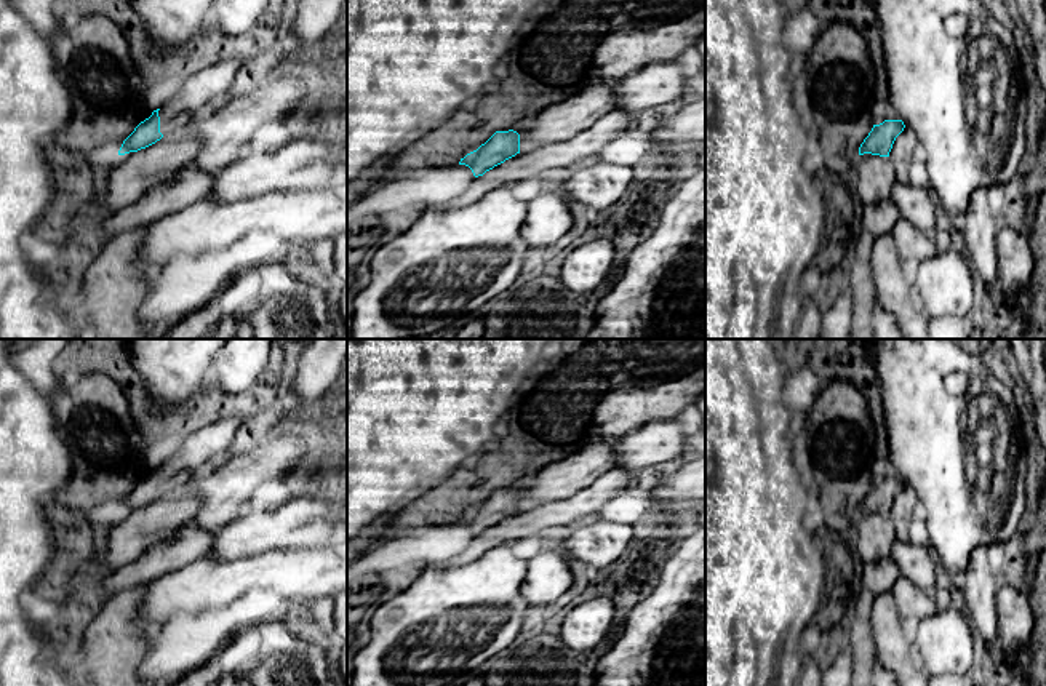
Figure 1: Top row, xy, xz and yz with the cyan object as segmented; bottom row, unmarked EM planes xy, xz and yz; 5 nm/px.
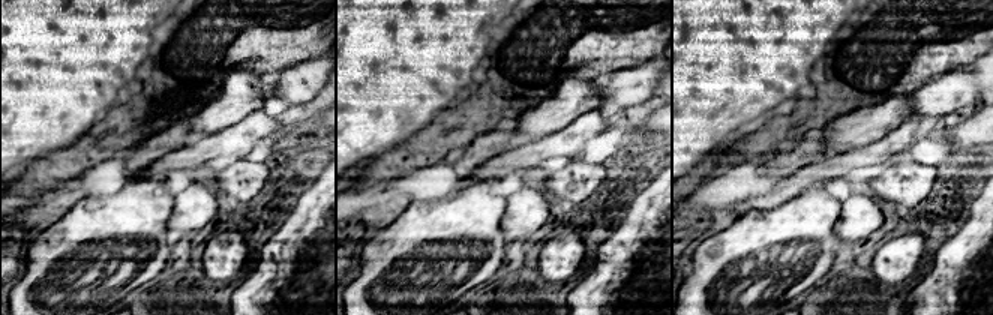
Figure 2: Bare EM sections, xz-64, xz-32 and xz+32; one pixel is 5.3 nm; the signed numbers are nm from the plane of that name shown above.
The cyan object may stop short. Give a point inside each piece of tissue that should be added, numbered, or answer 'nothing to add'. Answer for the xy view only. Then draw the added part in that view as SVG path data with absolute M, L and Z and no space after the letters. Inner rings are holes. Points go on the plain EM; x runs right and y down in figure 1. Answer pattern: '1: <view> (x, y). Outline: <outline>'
1: xy (223, 435). Outline: M226 416L192 433L181 449L158 469L163 494L182 489L206 461L237 448L248 425L238 416Z

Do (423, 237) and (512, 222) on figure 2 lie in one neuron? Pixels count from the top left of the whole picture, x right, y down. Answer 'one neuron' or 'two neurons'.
one neuron

